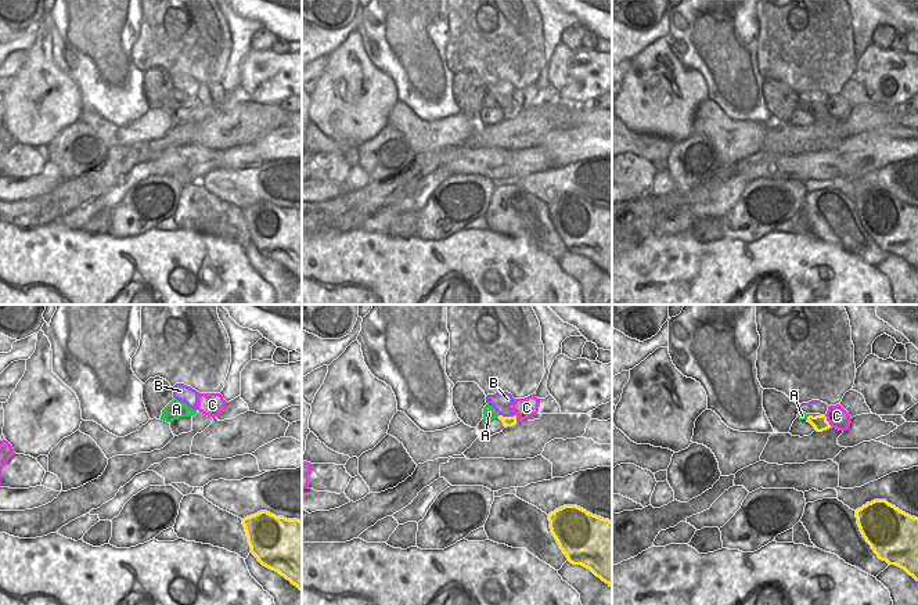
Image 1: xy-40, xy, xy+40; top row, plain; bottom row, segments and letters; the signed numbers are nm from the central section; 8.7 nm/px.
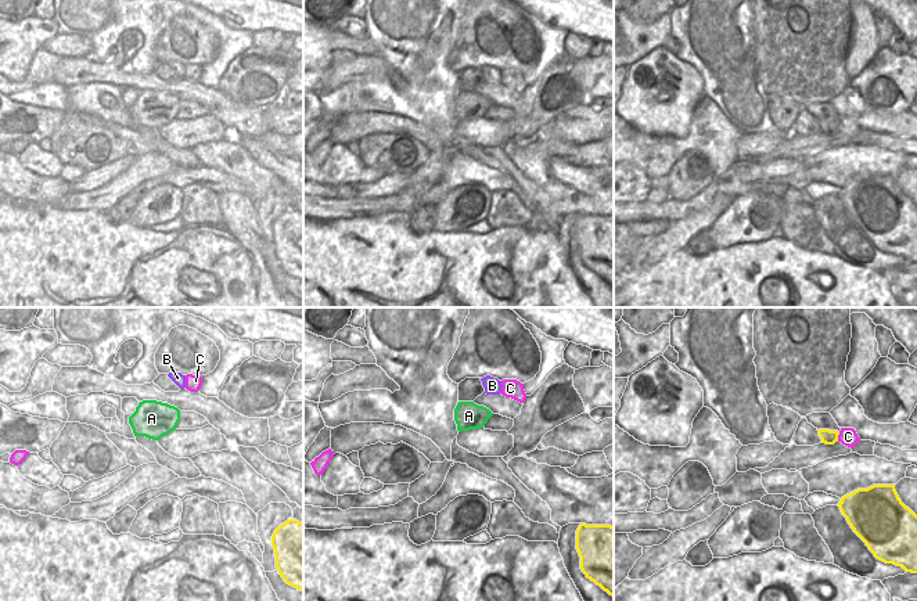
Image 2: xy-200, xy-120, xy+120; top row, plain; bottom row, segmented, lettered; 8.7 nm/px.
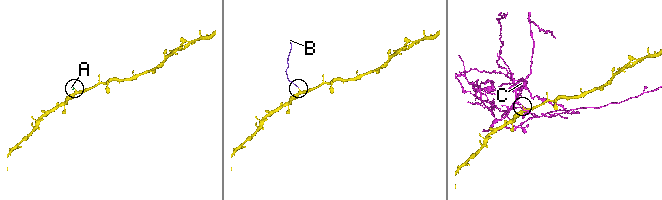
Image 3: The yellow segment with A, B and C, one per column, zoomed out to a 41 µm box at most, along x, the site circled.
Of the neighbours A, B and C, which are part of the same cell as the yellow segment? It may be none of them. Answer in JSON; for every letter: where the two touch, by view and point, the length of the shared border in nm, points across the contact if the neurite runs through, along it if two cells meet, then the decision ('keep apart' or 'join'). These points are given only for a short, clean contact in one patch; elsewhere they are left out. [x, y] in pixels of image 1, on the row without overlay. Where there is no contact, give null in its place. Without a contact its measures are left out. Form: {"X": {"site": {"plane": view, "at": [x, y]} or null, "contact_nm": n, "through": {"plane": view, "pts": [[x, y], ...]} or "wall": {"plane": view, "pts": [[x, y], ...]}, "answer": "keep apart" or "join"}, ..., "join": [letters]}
{"A": {"site": {"plane": "xy+40", "at": [807, 107]}, "contact_nm": 50, "through": {"plane": "xy+40", "pts": [[820, 112], [807, 107], [802, 105]]}, "answer": "join"}, "B": {"site": {"plane": "xy", "at": [507, 107]}, "contact_nm": 140, "wall": {"plane": "xy", "pts": [[499, 104], [514, 105]]}, "answer": "keep apart"}, "C": {"site": {"plane": "xy+40", "at": [827, 111]}, "contact_nm": 120, "answer": "keep apart"}, "join": ["A"]}

